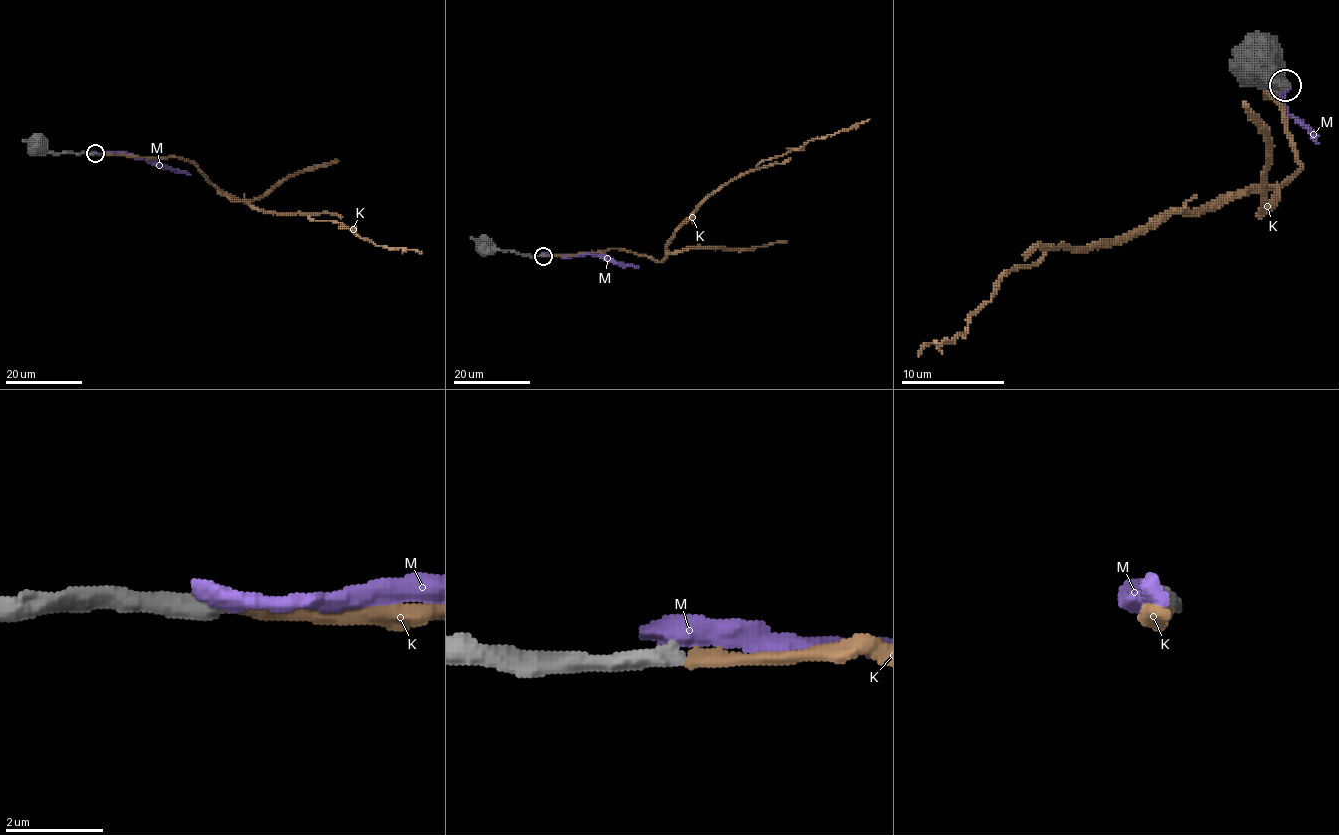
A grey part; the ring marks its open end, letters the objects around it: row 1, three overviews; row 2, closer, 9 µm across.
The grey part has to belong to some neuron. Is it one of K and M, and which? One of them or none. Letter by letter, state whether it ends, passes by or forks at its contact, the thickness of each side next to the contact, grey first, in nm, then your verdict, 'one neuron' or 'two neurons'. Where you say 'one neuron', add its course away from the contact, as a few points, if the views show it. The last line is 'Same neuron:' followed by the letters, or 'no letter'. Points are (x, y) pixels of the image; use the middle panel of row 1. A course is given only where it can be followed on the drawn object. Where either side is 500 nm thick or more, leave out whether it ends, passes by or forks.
K: it ends there; 380 nm thick on the grey side, 300 nm on the other; one neuron; it runs (543, 256), (624, 249), (661, 261), (673, 232), (715, 191), (762, 161), (870, 120)
M: 400 nm thick on the grey side, 550 nm on the other; two neurons
Same neuron: K

